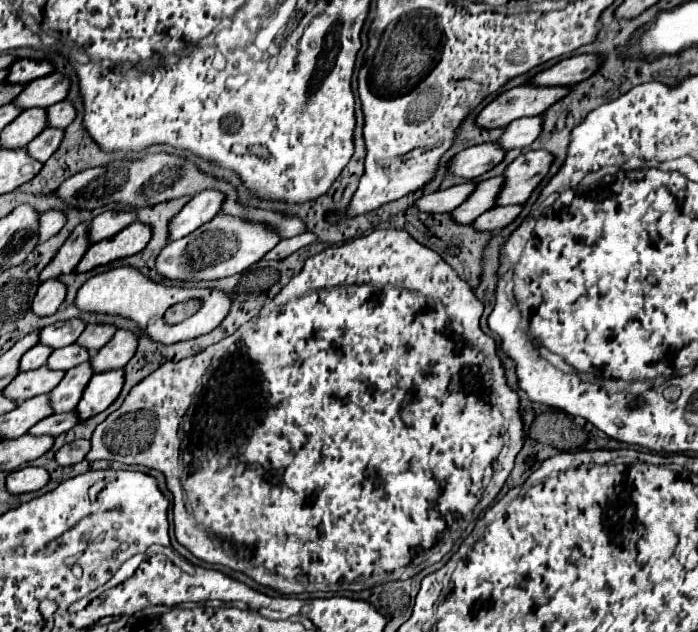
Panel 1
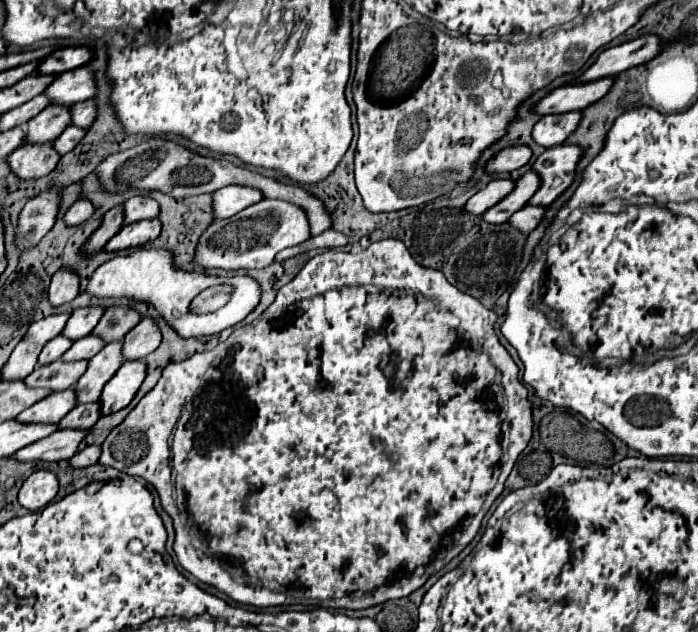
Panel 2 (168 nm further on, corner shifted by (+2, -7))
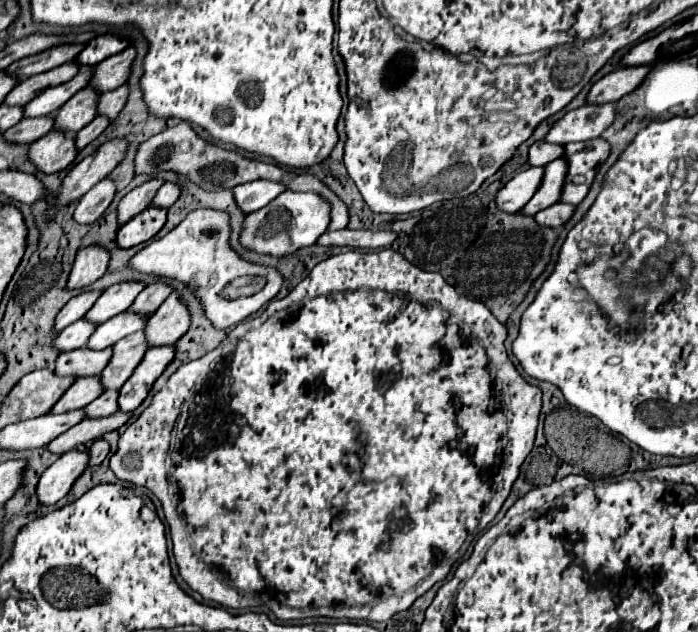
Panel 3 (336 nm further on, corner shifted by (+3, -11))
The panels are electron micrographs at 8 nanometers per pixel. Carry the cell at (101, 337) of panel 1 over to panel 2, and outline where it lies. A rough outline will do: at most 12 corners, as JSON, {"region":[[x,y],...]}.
{"region":[[108,308],[94,336],[106,344],[120,340],[140,322],[128,308]]}

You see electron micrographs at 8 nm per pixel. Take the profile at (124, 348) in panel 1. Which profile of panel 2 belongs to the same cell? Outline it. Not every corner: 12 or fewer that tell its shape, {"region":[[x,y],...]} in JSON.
{"region":[[140,320],[122,344],[124,360],[144,360],[162,336]]}

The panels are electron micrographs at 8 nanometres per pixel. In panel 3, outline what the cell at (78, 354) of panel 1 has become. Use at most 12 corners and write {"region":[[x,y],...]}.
{"region":[[123,312],[103,322],[87,346],[103,350],[143,330],[153,314]]}

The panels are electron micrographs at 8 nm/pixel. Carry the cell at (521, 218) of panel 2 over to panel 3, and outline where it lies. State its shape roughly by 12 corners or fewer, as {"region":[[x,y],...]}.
{"region":[[553,204],[535,214],[543,226],[563,226],[573,214],[573,204]]}

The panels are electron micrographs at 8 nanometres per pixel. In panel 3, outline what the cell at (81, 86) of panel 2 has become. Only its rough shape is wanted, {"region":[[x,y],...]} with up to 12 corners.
{"region":[[137,50],[97,64],[89,86],[101,94],[123,86],[131,76]]}

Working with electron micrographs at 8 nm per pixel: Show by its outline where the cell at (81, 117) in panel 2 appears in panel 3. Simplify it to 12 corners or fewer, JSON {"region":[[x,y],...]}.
{"region":[[129,86],[101,94],[99,114],[117,118]]}

